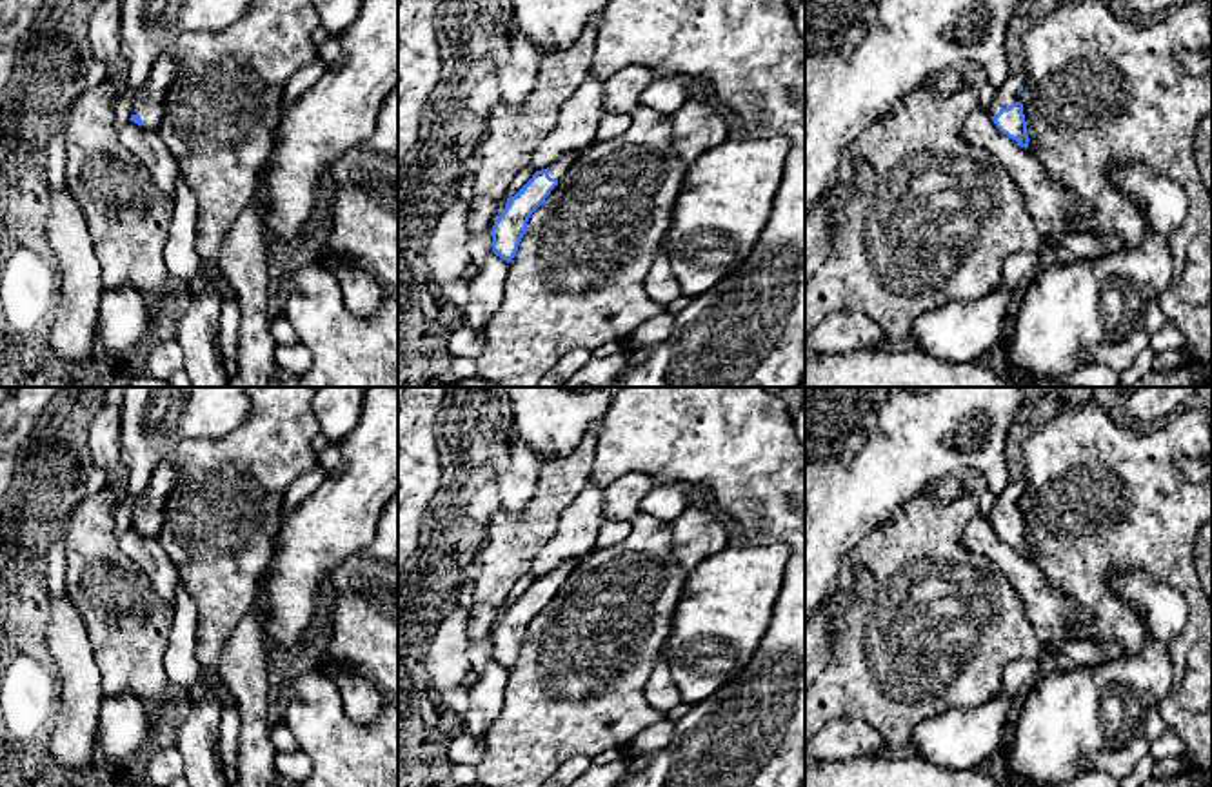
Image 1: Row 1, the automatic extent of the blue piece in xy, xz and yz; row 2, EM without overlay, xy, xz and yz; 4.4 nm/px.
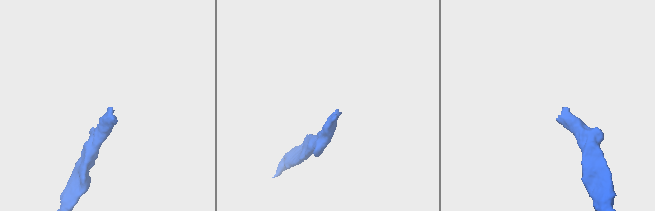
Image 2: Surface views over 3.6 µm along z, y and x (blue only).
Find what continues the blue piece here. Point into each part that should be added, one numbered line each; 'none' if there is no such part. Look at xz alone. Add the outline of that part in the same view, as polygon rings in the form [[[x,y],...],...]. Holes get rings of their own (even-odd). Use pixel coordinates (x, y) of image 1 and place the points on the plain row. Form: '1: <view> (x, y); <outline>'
1: xz (560, 575); [[[580,560],[567,562],[560,565],[558,569],[554,569],[552,573],[549,573],[549,583],[560,587],[569,578],[571,571],[574,569],[578,562]]]

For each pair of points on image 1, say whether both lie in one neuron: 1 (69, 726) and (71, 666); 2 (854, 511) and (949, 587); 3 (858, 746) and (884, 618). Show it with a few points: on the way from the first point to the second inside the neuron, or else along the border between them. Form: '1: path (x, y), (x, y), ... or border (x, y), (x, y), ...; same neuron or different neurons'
1: path (73, 711), (73, 680); same neuron
2: border (909, 500), (845, 557); different neurons
3: border (829, 722), (864, 720), (887, 747), (887, 757); different neurons

